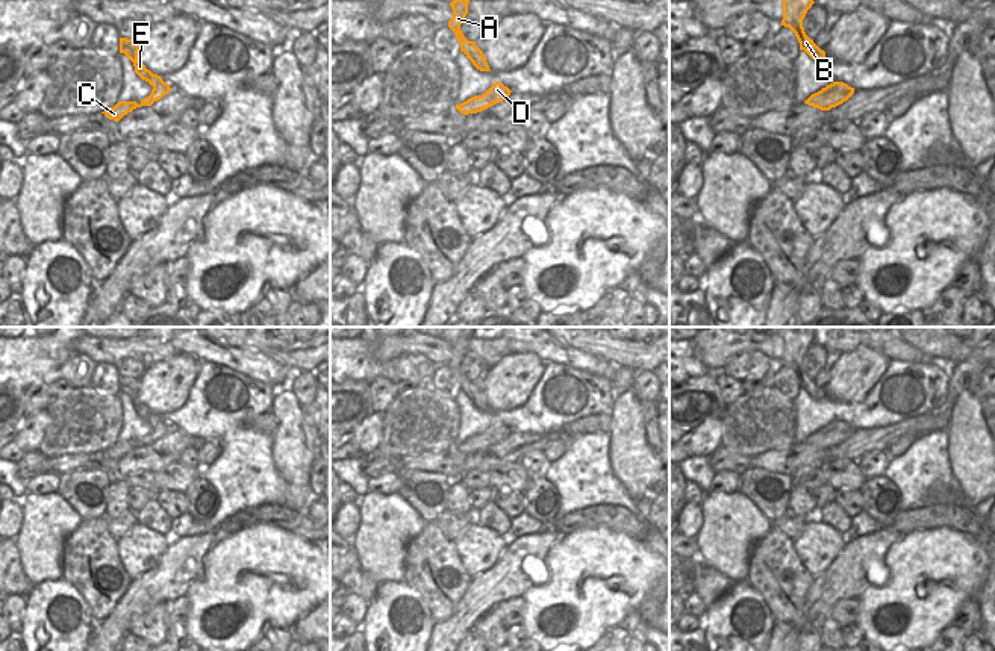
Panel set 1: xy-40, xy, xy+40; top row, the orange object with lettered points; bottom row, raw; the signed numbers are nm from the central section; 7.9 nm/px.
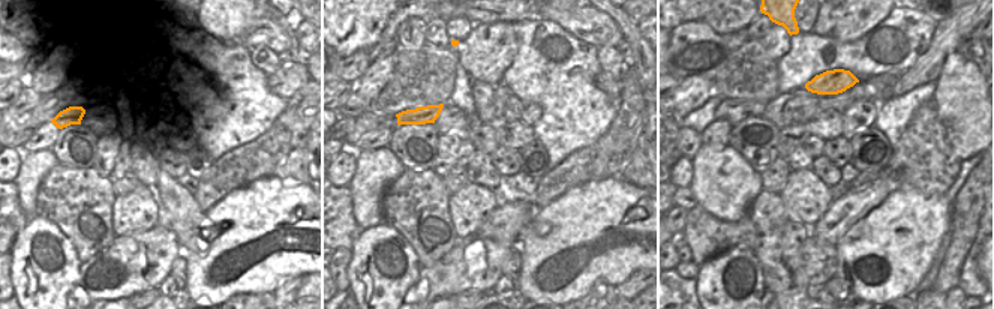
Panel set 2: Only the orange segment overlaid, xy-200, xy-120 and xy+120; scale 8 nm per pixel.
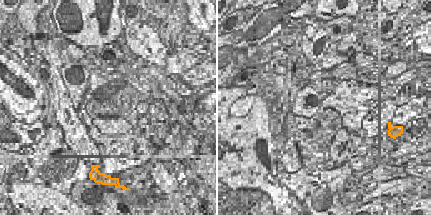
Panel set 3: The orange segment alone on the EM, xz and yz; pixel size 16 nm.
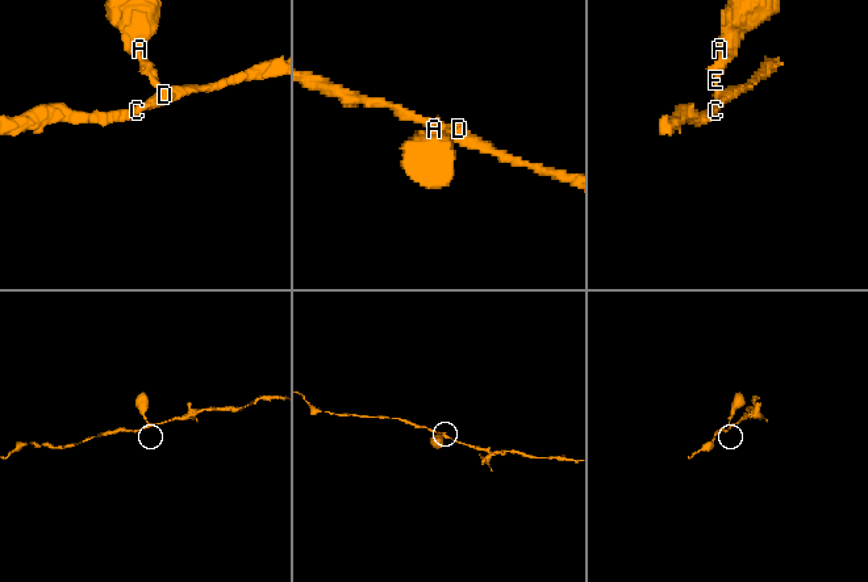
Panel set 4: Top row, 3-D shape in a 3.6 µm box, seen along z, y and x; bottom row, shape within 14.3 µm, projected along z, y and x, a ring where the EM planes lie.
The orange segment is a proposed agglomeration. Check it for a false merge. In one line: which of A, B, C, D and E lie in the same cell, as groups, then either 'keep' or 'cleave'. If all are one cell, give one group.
groups A B E / C D; cleave

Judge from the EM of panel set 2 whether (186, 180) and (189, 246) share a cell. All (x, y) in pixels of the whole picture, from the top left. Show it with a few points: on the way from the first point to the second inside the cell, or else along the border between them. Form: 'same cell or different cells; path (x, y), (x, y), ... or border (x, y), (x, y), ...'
different cells; border (176, 180), (194, 197)

